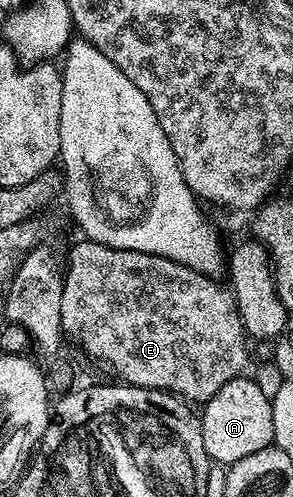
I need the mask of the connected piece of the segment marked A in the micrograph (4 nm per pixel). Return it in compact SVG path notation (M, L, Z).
M239 375L224 383L224 387L220 387L201 406L200 420L206 456L223 467L234 465L247 455L256 455L256 451L264 451L274 445L270 399L264 397L249 376Z

